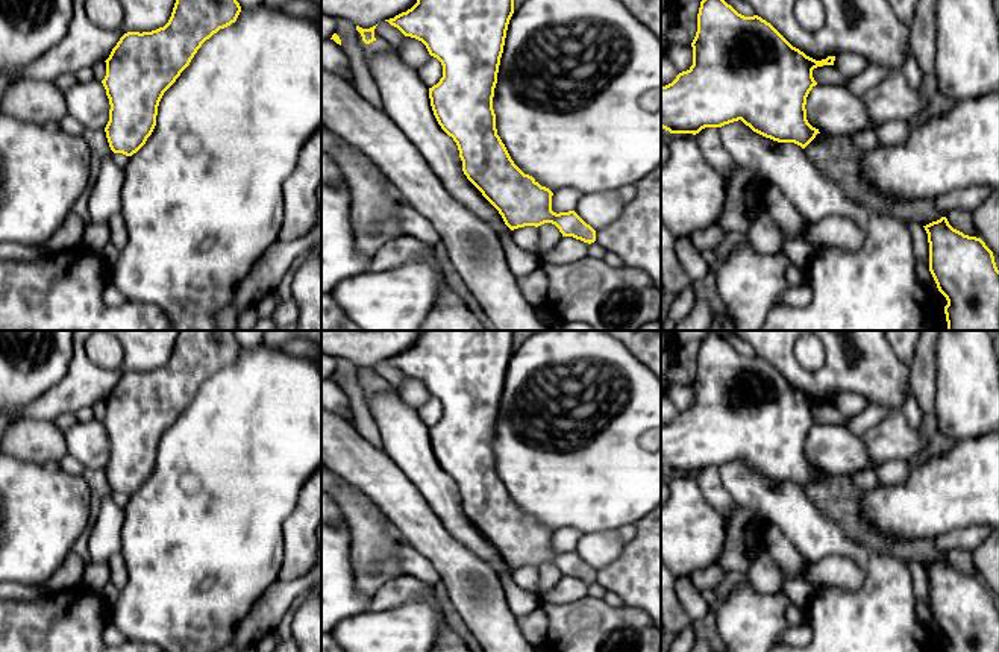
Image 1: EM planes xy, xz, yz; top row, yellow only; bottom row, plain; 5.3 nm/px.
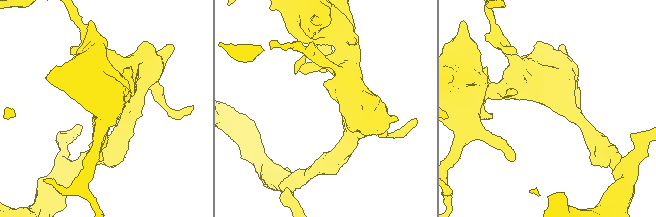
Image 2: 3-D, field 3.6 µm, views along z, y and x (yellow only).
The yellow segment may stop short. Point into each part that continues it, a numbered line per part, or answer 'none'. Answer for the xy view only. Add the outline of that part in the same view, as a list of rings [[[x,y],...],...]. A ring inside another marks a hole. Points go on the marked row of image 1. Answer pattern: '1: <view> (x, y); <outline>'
1: xy (32, 100); [[[23,79],[12,83],[0,99],[0,114],[24,120],[30,123],[58,123],[64,117],[74,117],[85,129],[105,129],[109,121],[109,99],[106,89],[100,80],[77,82],[70,89],[59,89],[53,82]]]

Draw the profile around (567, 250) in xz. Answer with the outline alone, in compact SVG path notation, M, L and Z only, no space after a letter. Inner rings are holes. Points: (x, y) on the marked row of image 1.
M562 237L558 244L543 253L538 253L540 267L546 265L572 265L588 256L588 243L573 237Z

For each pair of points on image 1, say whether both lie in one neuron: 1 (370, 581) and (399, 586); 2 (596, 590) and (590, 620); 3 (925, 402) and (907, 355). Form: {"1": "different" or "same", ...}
{"1": "different", "2": "different", "3": "different"}

